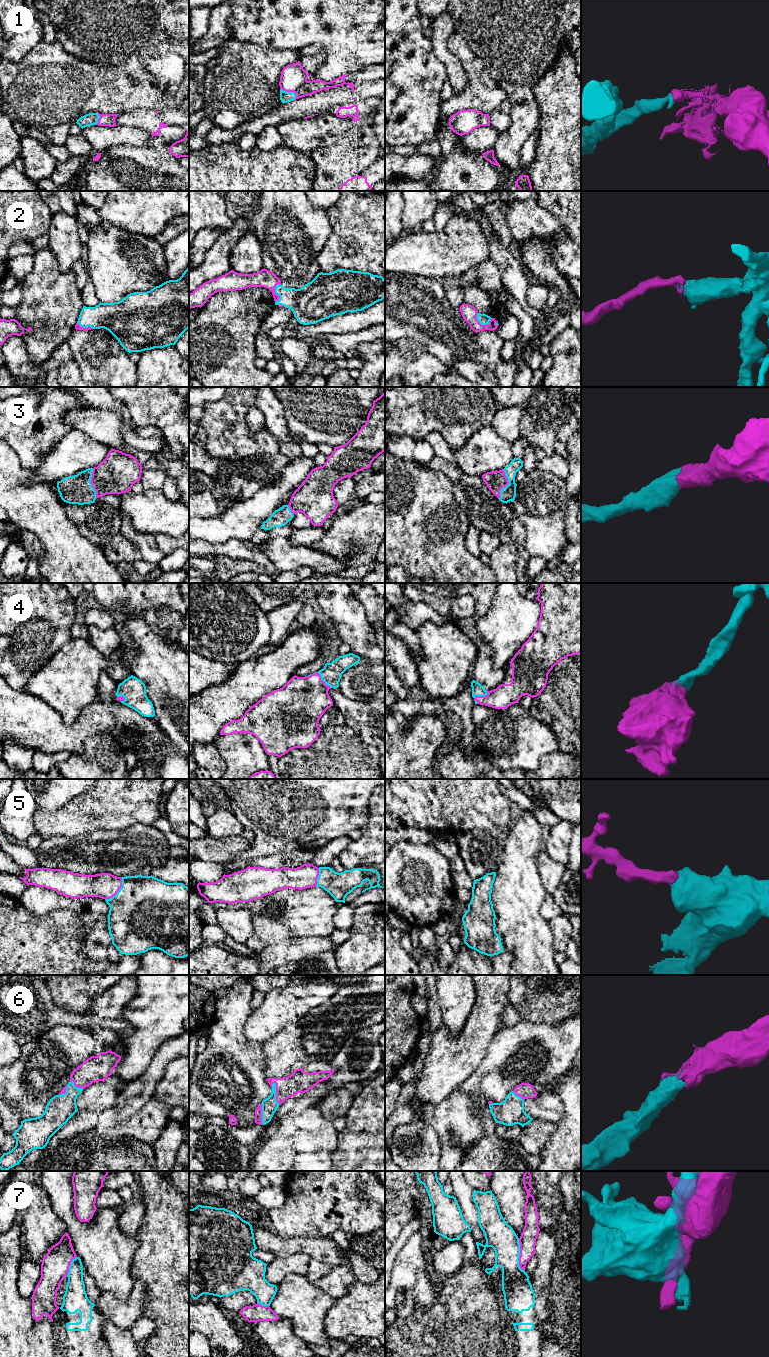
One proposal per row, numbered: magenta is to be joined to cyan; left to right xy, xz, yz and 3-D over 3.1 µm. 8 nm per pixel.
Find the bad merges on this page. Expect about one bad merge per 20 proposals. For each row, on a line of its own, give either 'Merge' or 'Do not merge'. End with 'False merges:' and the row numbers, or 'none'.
1: Do not merge
2: Merge
3: Merge
4: Merge
5: Merge
6: Merge
7: Do not merge
False merges: 1, 7

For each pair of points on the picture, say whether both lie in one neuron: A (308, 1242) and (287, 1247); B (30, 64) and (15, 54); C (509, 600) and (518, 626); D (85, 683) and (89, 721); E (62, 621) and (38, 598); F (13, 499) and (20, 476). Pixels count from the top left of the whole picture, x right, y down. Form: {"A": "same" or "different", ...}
{"A": "same", "B": "different", "C": "same", "D": "different", "E": "same", "F": "same"}

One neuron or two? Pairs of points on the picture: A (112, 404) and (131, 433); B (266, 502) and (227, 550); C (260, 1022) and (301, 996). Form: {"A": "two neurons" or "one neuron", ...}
{"A": "one neuron", "B": "two neurons", "C": "one neuron"}

